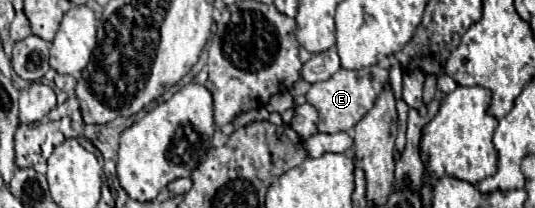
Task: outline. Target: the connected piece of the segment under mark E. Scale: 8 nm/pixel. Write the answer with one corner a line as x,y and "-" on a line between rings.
367,66
361,70
345,70
341,68
325,82
317,82
307,92
307,102
319,112
319,132
337,134
351,130
375,104
381,96
381,90
389,84
389,72
379,66

